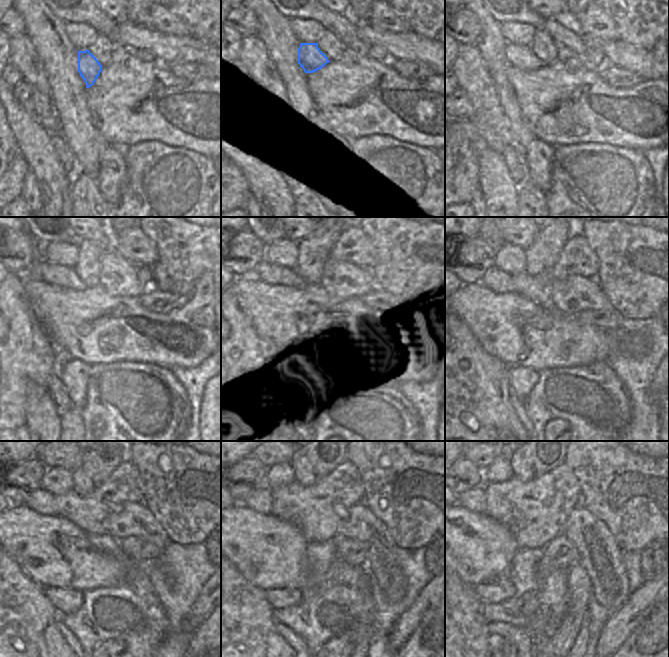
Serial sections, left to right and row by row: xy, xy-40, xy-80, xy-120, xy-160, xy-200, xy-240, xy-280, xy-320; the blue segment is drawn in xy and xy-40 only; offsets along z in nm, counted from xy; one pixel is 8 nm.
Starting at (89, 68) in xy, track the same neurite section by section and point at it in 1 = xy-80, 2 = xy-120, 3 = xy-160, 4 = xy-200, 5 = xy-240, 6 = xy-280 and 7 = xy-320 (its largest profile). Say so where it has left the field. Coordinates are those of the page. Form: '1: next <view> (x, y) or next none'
1: next xy-80 (529, 57)
2: next xy-120 (67, 277)
3: next xy-160 (270, 273)
4: next xy-200 (494, 278)
5: next xy-240 (41, 501)
6: next xy-280 (260, 500)
7: next xy-320 (474, 500)

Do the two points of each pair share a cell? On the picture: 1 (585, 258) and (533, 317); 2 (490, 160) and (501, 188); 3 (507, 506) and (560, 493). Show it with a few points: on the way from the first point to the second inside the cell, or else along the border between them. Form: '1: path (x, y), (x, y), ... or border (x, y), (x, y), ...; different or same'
1: border (521, 295), (547, 308), (552, 307); different
2: path (492, 167), (495, 181); same
3: path (520, 506), (543, 505), (547, 502); same

